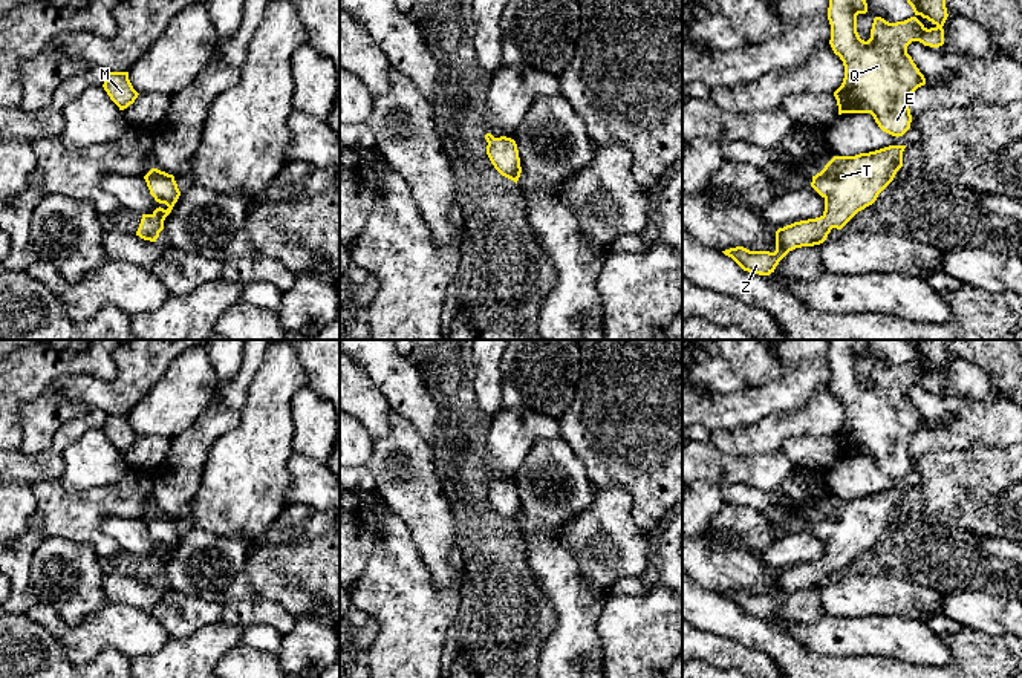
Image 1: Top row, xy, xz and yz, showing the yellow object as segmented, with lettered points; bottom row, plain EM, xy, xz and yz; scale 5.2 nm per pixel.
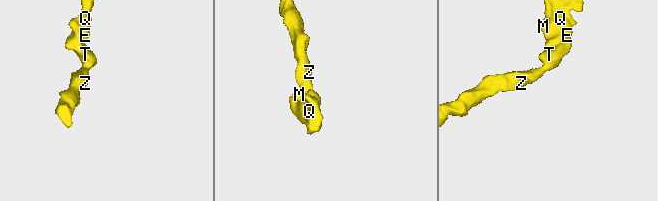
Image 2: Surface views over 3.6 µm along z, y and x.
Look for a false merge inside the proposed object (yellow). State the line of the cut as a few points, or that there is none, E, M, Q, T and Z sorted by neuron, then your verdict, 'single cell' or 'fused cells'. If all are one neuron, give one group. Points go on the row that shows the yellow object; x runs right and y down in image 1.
no cut | E M Q T Z | single cell

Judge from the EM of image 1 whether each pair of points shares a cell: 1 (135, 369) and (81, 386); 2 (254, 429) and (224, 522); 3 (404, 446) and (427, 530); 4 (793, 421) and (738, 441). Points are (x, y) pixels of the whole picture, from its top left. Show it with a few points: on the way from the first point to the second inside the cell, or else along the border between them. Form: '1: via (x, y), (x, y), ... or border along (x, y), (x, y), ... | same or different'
1: via (121, 383), (117, 387), (95, 387) | same
2: via (254, 452), (247, 467), (245, 485), (233, 499) | same
3: via (413, 467), (415, 492), (426, 508) | same
4: via (779, 427), (765, 436), (751, 440) | same

